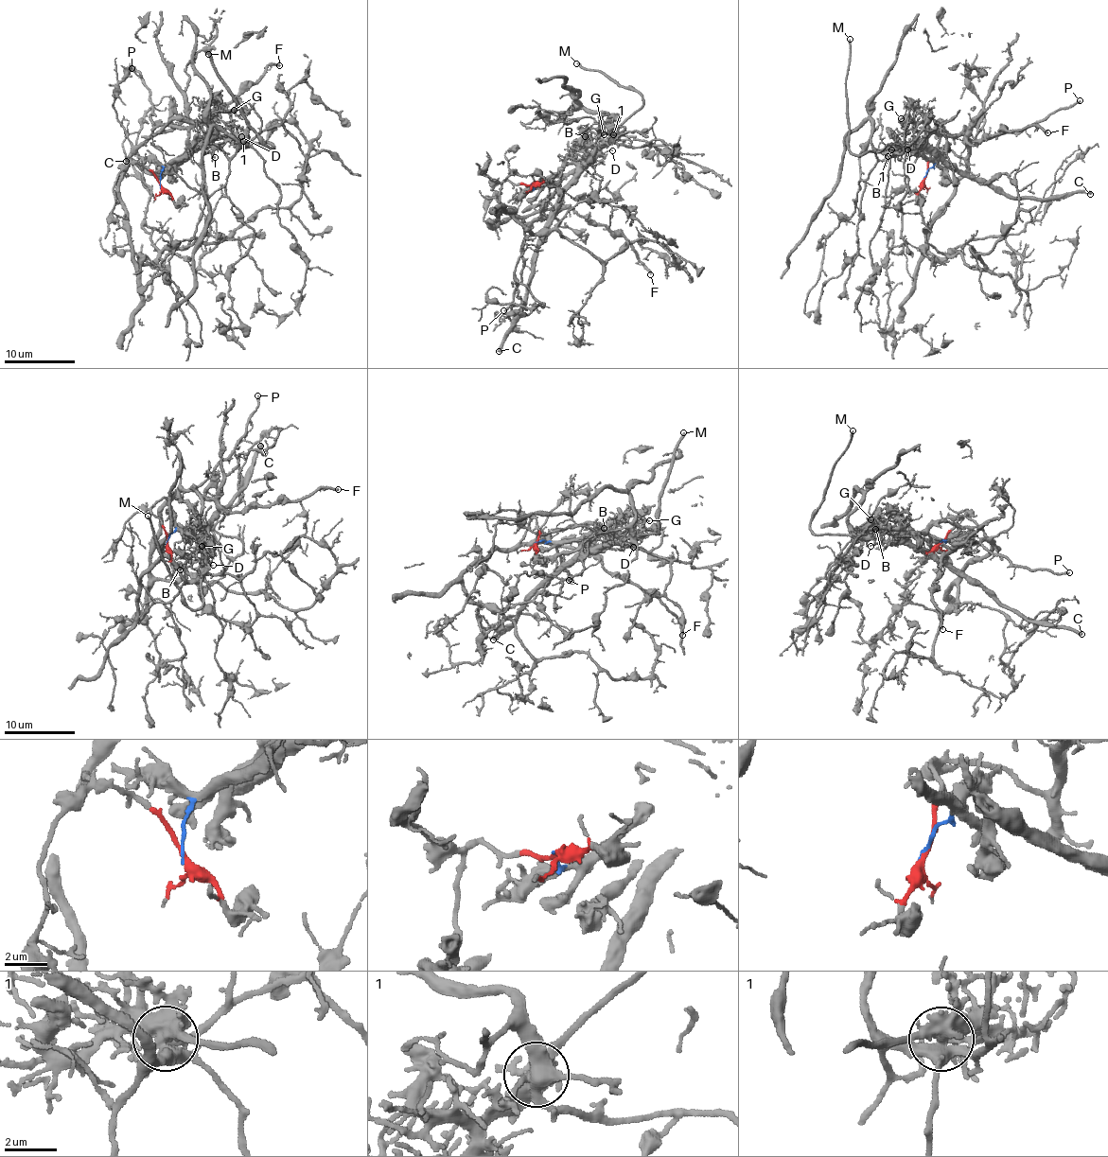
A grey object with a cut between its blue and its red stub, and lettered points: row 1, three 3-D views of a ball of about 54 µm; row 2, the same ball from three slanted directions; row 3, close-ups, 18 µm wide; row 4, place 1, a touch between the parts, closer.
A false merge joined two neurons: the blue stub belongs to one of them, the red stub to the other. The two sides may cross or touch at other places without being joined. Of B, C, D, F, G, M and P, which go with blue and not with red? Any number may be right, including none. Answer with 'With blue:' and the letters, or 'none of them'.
With blue: B, C, D, G, M

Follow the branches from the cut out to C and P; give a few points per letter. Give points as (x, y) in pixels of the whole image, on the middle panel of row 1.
C: (531, 184), (547, 184), (566, 165), (576, 166), (576, 178), (553, 213), (535, 253), (526, 306), (498, 352)
P: (531, 184), (506, 181), (501, 185), (498, 219), (515, 217), (522, 221), (523, 267), (521, 283), (504, 311)

